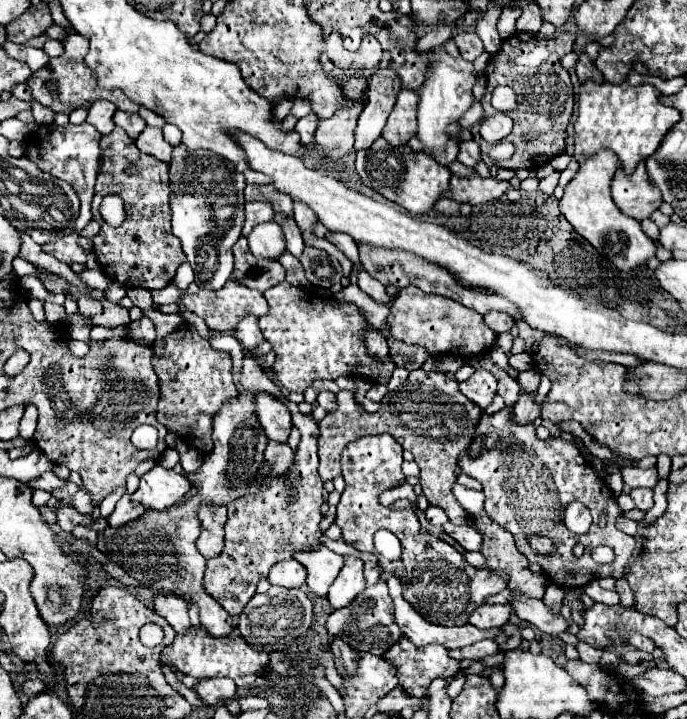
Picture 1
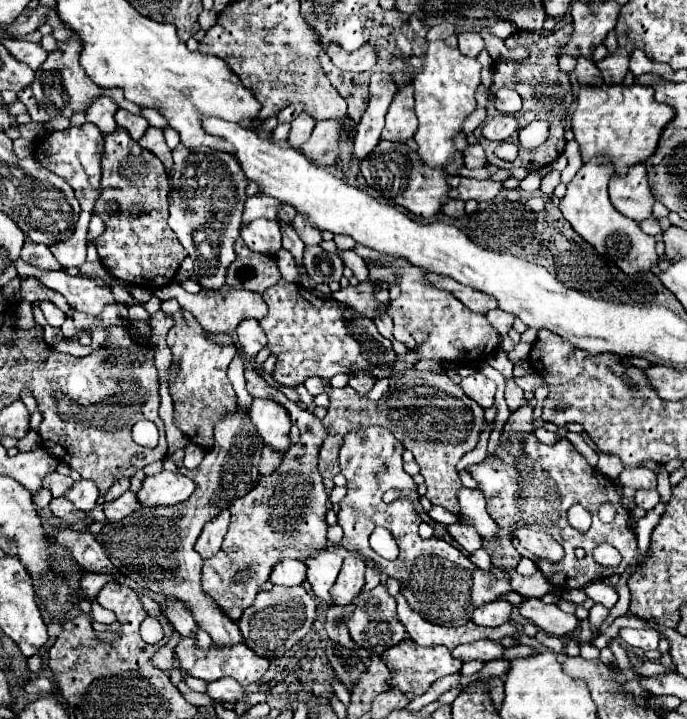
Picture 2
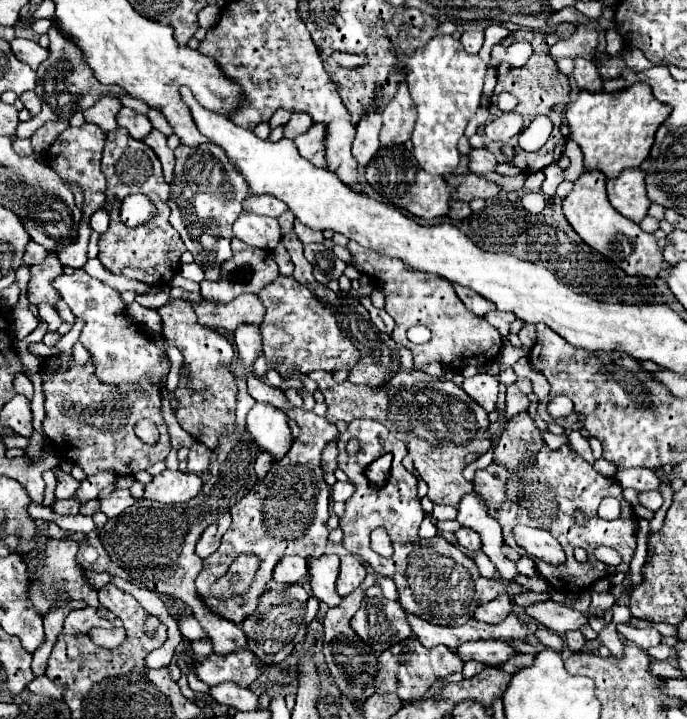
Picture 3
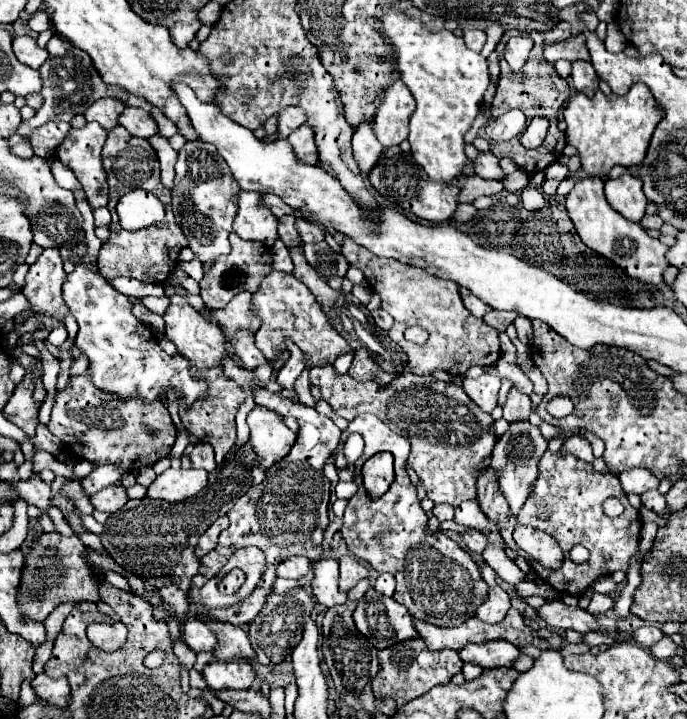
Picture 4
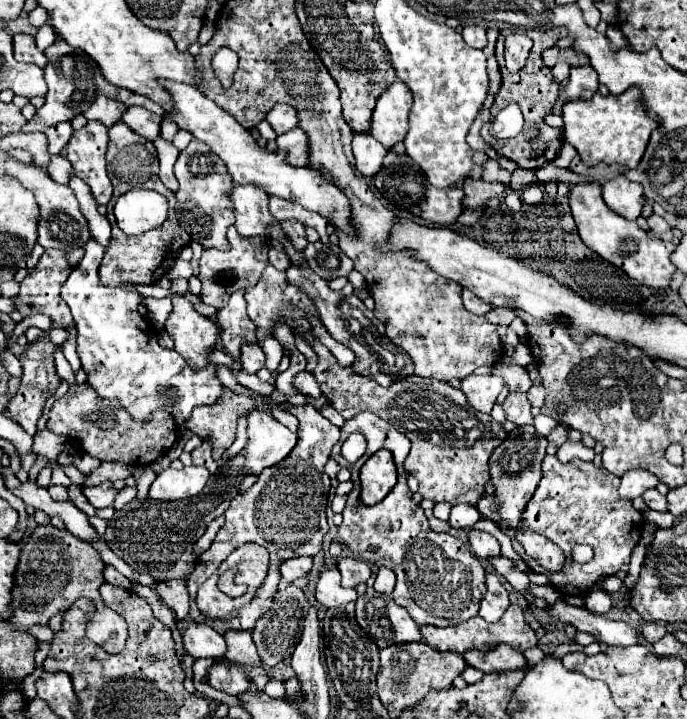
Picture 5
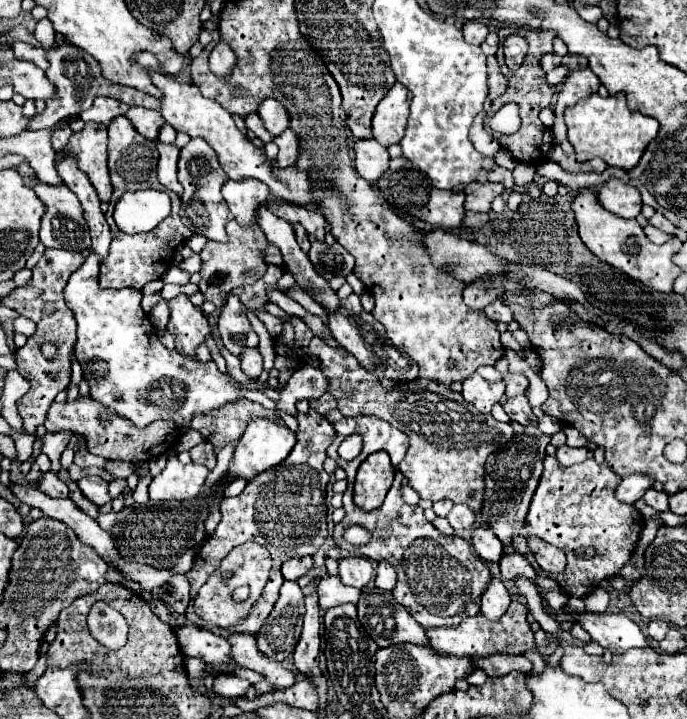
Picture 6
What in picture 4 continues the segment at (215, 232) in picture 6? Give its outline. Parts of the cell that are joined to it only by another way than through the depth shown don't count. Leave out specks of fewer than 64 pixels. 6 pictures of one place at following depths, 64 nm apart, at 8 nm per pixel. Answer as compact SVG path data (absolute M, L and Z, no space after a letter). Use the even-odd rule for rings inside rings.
M202 140L186 142L178 152L172 188L174 220L188 238L188 248L204 266L212 266L216 256L230 252L228 236L236 218L236 192L240 190L242 188L236 184L236 180L232 180L232 172L228 164L224 164L224 158L216 152L214 144Z

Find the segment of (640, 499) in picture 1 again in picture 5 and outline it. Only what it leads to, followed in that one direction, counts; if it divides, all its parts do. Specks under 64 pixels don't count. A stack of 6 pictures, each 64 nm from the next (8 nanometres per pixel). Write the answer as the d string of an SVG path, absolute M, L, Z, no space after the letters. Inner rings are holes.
M650 488L650 490L646 490L644 494L642 494L642 498L644 498L644 502L646 502L646 506L650 508L650 510L658 510L658 512L664 512L664 510L668 510L668 502L666 502L666 496L662 496L656 488Z

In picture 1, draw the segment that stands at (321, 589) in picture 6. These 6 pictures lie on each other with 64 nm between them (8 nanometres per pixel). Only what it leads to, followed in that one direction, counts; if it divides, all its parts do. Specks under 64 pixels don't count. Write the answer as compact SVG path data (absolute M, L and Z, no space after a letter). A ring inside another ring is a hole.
M318 546L308 552L294 552L294 558L306 568L306 572L308 572L306 584L316 596L328 594L330 584L336 580L338 572L344 564L344 558L334 554L326 546Z

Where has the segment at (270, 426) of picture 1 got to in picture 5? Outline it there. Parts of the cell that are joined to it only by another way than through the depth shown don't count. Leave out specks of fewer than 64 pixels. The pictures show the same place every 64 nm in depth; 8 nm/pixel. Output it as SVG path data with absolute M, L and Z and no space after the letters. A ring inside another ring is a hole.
M260 408L248 414L248 436L250 440L244 452L246 472L250 474L260 474L264 468L278 464L296 446L296 434Z

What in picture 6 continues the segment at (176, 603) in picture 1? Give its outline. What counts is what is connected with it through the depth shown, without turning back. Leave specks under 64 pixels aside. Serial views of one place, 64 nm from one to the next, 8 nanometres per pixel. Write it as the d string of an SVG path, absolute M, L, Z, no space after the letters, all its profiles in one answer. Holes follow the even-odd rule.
M184 626L176 630L176 638L180 642L180 648L184 656L194 656L210 664L212 668L224 666L232 660L230 656L230 644L226 638L212 634L206 628L198 626Z

